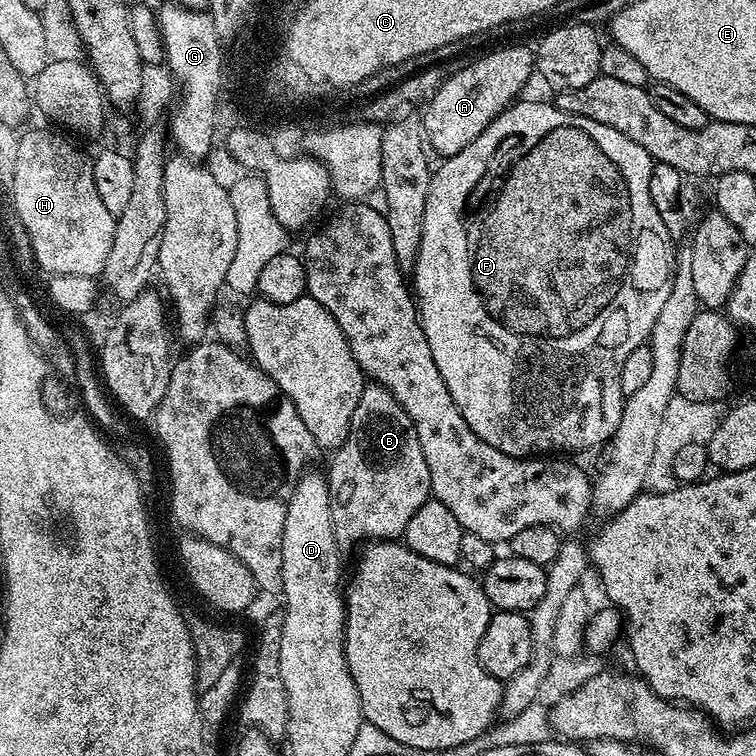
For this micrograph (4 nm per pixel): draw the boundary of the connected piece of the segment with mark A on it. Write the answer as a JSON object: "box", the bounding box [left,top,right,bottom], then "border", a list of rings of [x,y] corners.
{"box":[422,42,536,158],"border":[[[512,42],[504,46],[508,48],[493,47],[477,55],[480,56],[477,60],[470,61],[453,76],[452,73],[445,75],[440,81],[438,90],[422,108],[422,127],[433,153],[436,151],[440,158],[458,154],[470,146],[470,142],[474,142],[474,138],[478,138],[486,126],[490,126],[499,112],[503,112],[521,95],[519,92],[527,86],[528,79],[534,76],[536,57],[531,47],[527,48],[520,43],[524,42]]]}

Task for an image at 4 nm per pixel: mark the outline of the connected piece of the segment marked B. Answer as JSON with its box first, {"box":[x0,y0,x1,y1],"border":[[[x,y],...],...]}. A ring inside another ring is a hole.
{"box":[326,382,432,550],"border":[[[375,382],[365,383],[362,398],[354,406],[354,418],[350,418],[350,430],[346,442],[331,453],[332,465],[326,468],[328,493],[330,494],[330,518],[334,522],[334,538],[342,550],[355,549],[365,542],[377,540],[399,541],[403,537],[410,518],[414,518],[418,506],[432,496],[430,466],[426,466],[426,454],[418,442],[418,434],[402,406],[390,394],[390,390]]]}

